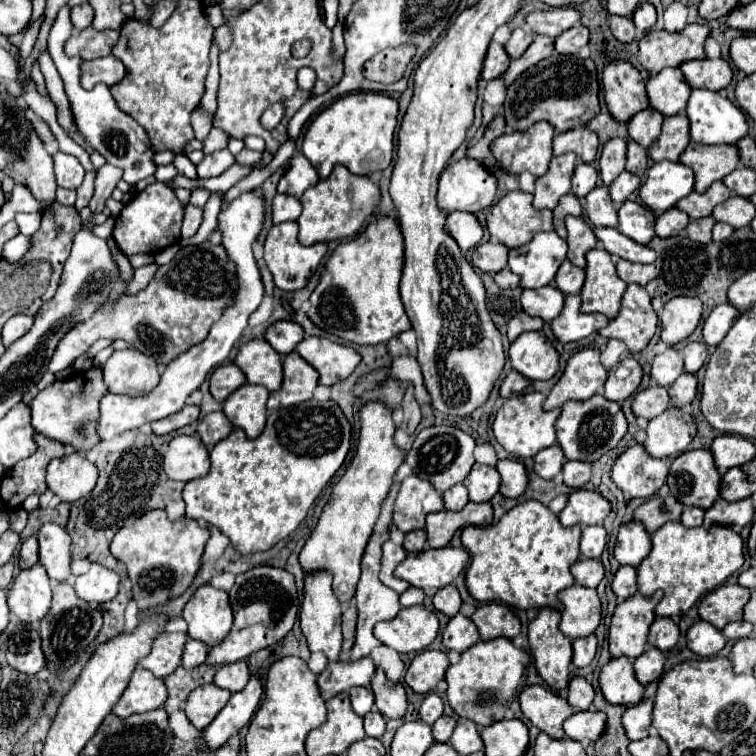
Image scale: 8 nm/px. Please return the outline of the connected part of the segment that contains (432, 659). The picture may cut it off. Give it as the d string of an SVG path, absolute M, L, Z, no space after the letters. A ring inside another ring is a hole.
M423 650L413 658L405 674L405 682L411 686L413 692L425 694L431 692L437 686L437 682L445 678L447 668L449 668L449 658L445 652Z

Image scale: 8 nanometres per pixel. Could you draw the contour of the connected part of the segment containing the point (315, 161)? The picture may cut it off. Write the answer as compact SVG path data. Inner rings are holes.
M357 92L335 100L319 112L303 138L303 154L321 178L327 178L335 164L343 164L353 174L373 174L385 170L393 158L393 134L397 128L397 100L377 92Z

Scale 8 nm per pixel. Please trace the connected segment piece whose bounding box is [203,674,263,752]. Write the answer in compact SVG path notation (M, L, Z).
M251 674L247 686L235 694L231 694L229 704L215 716L213 724L203 734L203 746L211 752L223 746L233 734L237 734L245 724L249 724L251 716L255 714L259 700L263 694L261 676Z

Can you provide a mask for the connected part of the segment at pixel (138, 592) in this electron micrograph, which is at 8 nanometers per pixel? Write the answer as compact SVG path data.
M149 510L131 526L123 526L115 534L111 542L111 554L127 564L129 580L133 584L133 600L137 602L139 610L145 612L155 606L161 606L167 600L181 596L191 586L201 566L201 556L207 540L207 528L201 528L191 518L171 522L165 510Z

